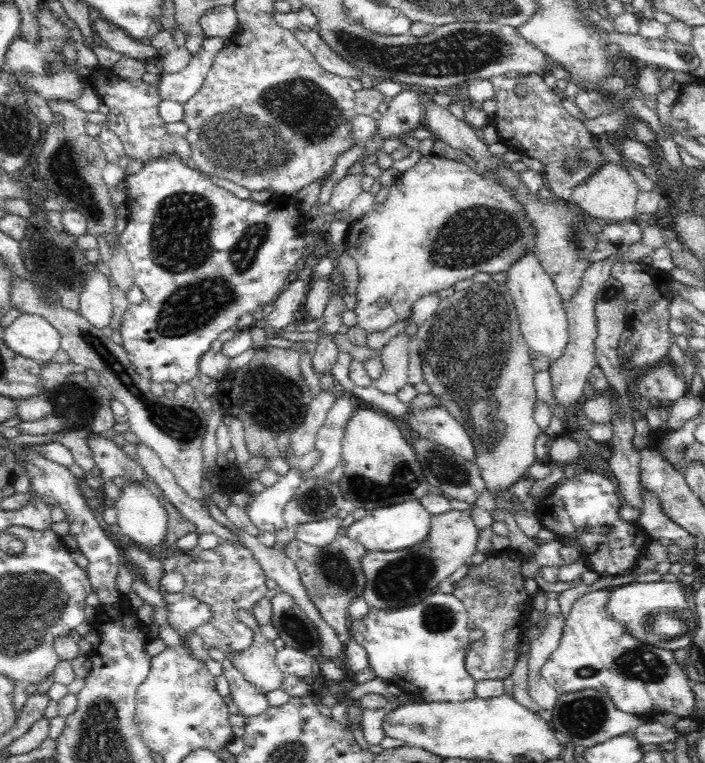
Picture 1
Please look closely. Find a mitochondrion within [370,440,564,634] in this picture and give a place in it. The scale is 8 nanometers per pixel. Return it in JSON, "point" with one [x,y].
{"point":[451,472]}

